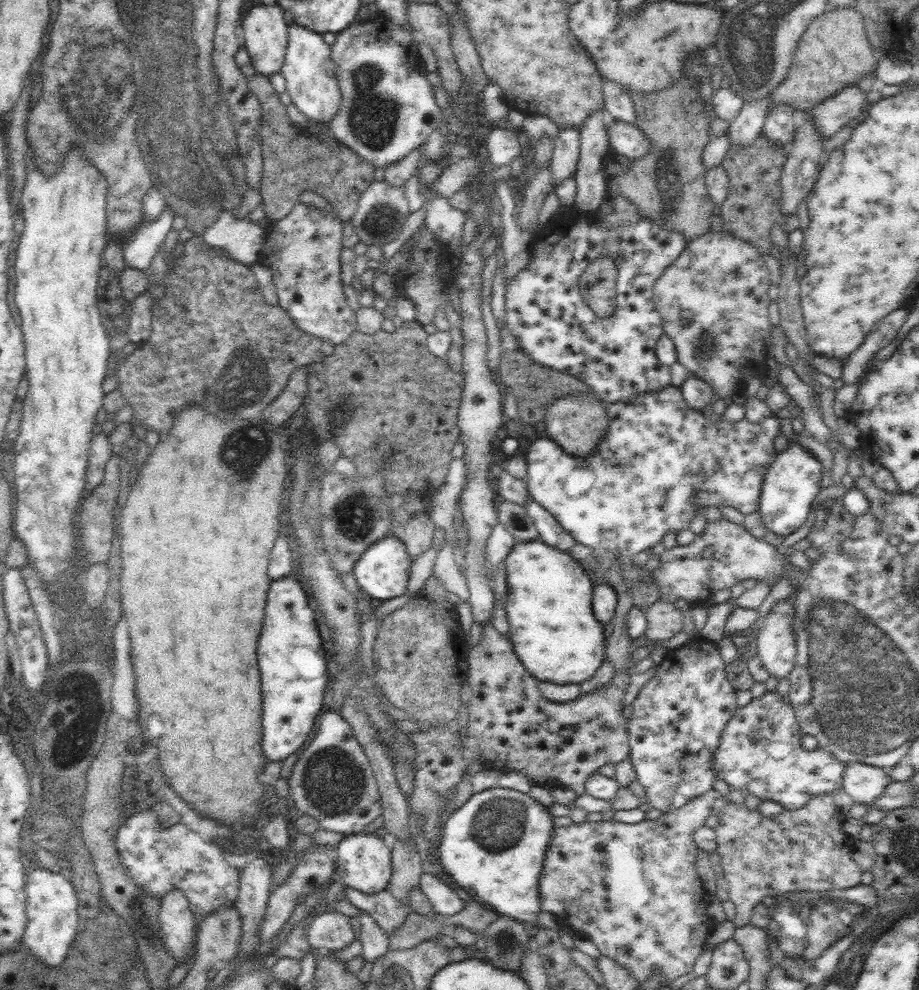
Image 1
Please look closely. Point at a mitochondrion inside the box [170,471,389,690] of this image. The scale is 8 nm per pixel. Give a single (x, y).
(354, 515)

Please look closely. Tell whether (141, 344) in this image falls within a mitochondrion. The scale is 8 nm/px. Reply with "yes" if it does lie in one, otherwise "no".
no

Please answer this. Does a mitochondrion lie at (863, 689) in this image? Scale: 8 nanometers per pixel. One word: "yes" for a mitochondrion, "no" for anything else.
yes

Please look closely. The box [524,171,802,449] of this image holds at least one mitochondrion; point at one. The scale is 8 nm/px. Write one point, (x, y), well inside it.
(709, 346)

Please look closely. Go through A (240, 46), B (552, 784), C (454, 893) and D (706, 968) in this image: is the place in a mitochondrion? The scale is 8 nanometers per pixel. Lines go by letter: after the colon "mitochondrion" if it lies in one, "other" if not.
A: other
B: other
C: other
D: other

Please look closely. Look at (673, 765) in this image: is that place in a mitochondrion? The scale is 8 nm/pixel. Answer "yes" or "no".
yes

